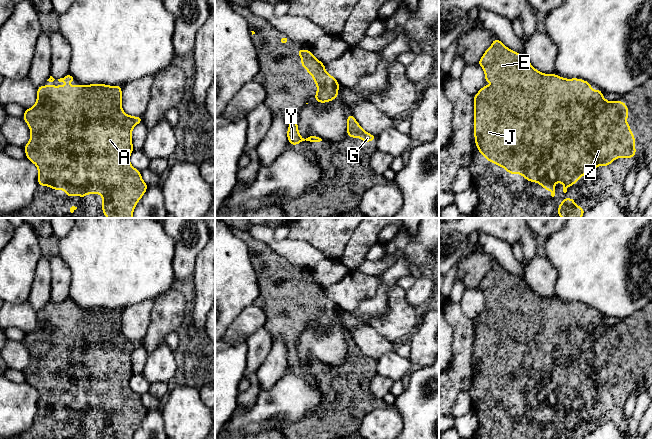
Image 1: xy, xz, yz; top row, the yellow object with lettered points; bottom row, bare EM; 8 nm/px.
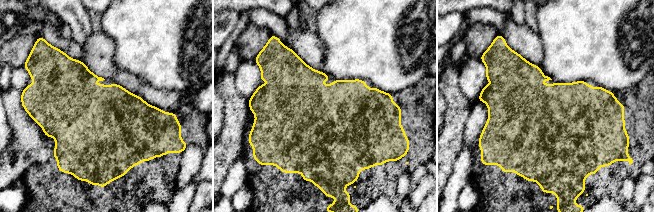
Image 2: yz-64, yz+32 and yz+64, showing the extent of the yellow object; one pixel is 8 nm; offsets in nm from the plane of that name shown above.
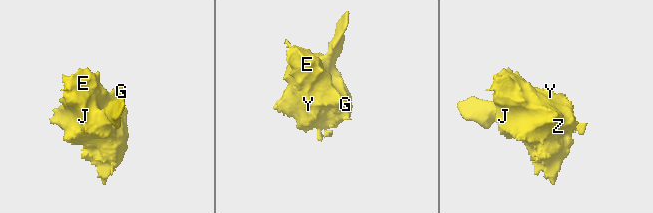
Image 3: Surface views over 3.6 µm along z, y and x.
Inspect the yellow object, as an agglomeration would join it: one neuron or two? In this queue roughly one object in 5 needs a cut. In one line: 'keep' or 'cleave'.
keep

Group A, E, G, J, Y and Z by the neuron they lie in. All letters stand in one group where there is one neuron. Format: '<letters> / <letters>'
A E G J Y Z

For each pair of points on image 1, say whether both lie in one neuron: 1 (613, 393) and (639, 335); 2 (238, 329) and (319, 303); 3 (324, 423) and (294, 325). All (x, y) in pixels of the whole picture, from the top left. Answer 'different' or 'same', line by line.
1: same
2: different
3: same

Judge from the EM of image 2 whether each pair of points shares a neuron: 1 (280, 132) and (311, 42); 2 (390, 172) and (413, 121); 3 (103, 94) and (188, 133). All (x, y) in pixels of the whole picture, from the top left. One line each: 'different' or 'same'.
1: different
2: same
3: same

